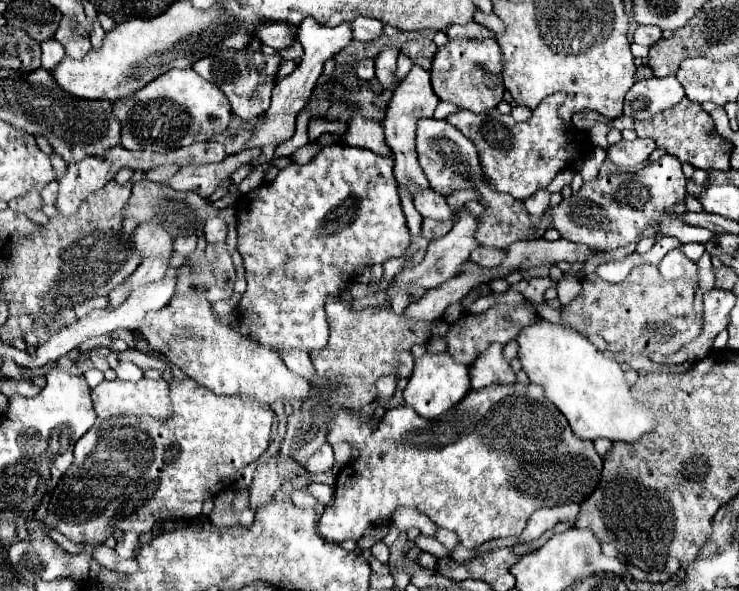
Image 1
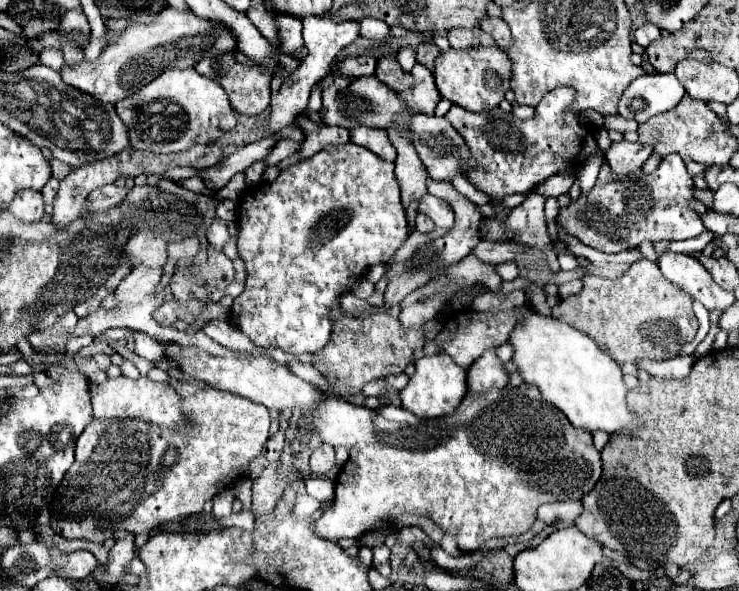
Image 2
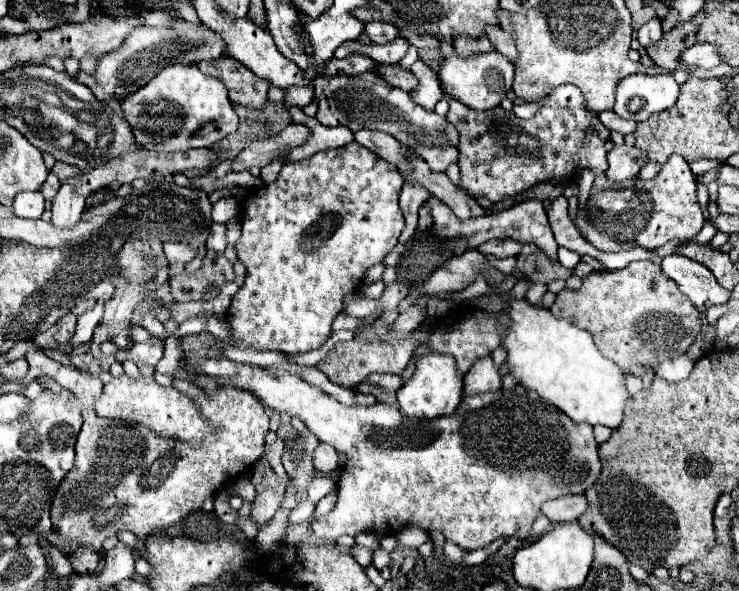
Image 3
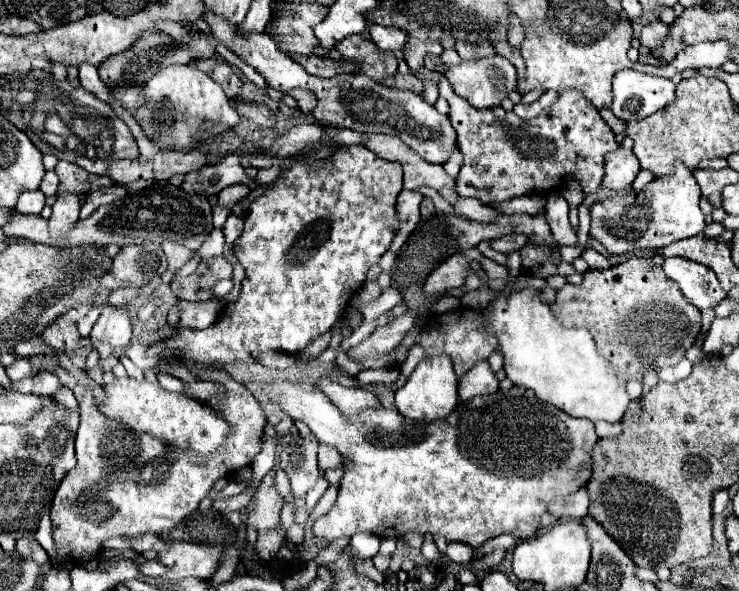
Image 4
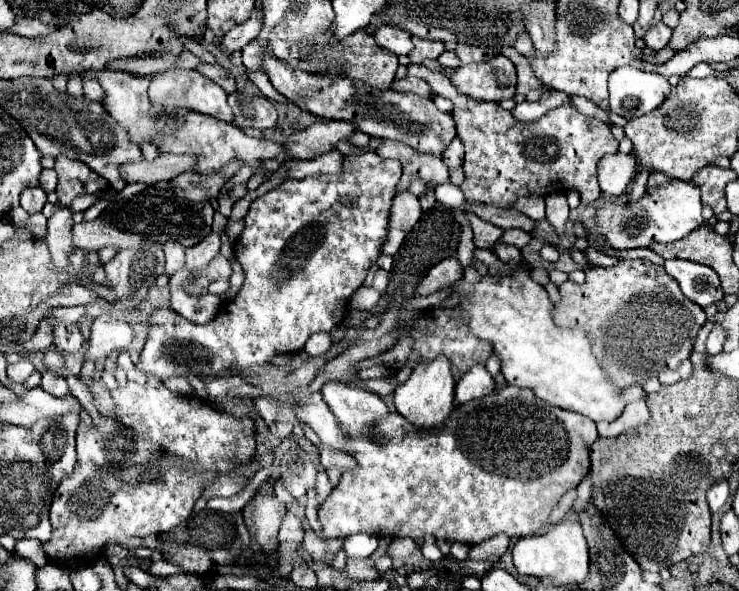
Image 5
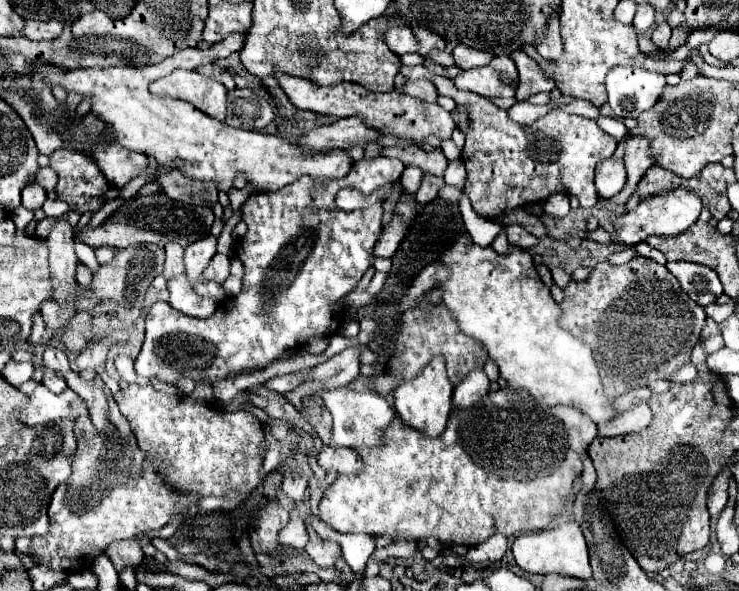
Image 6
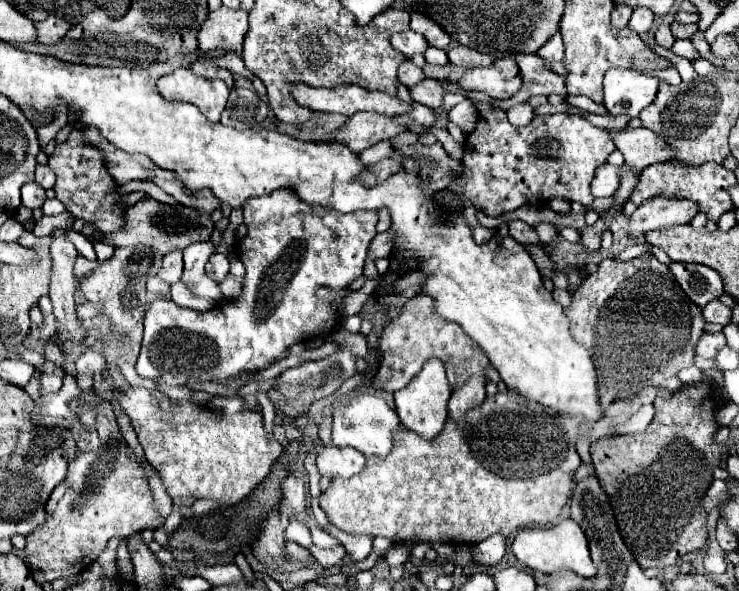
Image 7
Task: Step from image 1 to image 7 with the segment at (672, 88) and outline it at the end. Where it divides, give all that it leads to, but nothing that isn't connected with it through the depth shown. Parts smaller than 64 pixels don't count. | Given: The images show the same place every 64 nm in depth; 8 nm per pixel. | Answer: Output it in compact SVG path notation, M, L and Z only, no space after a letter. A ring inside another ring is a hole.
M610 68L604 76L604 106L612 116L628 114L634 118L654 100L658 86L658 78L638 74L630 68Z

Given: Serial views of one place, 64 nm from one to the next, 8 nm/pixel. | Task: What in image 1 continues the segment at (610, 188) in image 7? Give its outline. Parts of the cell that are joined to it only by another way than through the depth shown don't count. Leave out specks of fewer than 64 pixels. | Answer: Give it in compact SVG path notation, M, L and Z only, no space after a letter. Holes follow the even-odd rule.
M636 138L634 142L620 140L618 144L612 144L606 150L606 154L616 166L634 168L634 166L642 166L648 160L648 156L654 152L654 148L656 148L656 144L652 140Z

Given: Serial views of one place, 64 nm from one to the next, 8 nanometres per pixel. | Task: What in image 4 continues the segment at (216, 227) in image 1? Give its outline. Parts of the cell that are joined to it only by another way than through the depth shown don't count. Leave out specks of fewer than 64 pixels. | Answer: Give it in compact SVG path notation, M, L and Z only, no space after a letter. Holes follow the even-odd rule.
M214 228L214 230L206 236L206 240L204 240L204 244L200 246L200 250L194 252L194 256L200 258L200 260L208 260L208 258L212 258L212 256L222 254L222 248L224 248L224 234L222 234L220 228Z

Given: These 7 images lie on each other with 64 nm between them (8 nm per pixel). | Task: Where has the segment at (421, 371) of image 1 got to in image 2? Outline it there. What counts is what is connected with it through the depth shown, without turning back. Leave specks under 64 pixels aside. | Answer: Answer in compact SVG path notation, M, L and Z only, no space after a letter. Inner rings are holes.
M438 352L432 356L422 356L414 362L416 372L408 380L406 388L400 392L402 408L414 412L420 418L440 418L456 410L456 406L462 402L462 396L466 394L466 370L460 368L448 354Z

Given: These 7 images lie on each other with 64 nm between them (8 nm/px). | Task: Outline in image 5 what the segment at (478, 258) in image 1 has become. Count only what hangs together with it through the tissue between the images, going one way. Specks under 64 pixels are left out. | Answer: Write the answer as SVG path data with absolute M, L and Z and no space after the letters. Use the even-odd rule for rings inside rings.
M518 228L504 230L504 234L502 234L502 242L512 244L512 246L516 246L516 248L526 246L530 240L532 240L532 236L530 236L528 232L524 232L524 230L518 230Z

